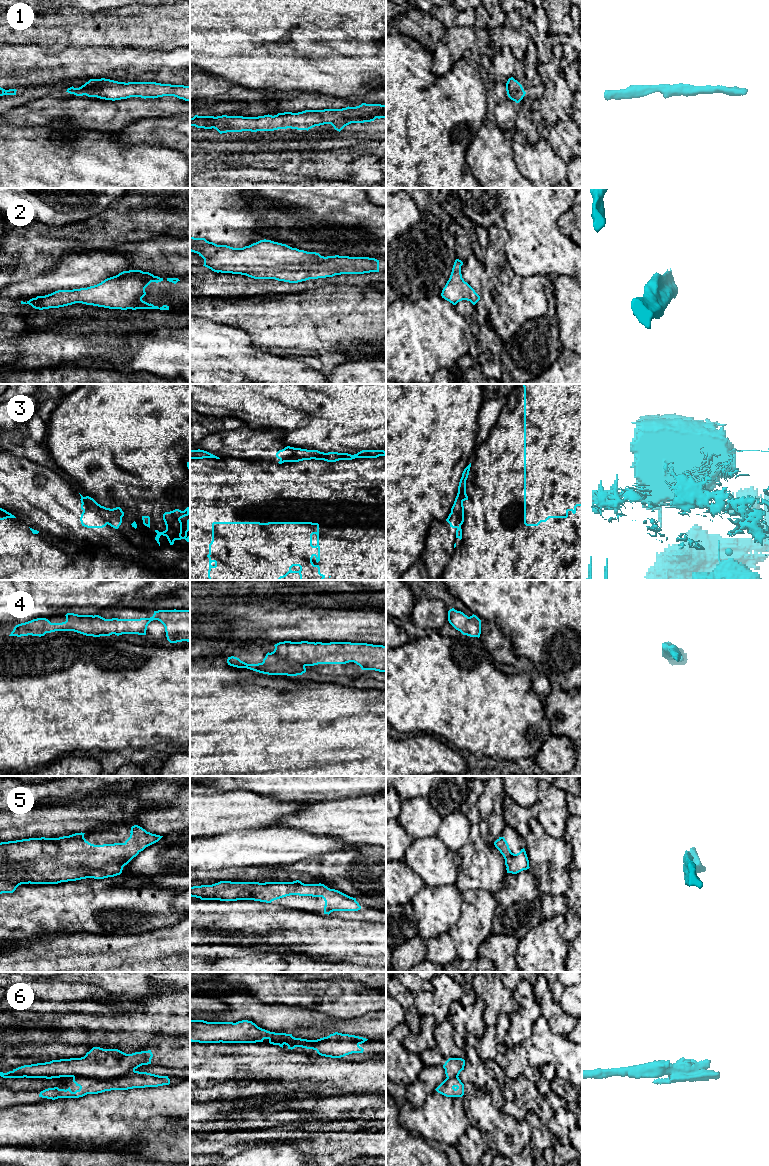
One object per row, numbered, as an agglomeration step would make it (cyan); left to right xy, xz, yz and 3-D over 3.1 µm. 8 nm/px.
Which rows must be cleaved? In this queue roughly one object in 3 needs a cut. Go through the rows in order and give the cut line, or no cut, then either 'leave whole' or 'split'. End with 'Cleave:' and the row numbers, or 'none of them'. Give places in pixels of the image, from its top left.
1: no cut | leave whole
2: no cut | leave whole
3: xy (81, 497), (107, 523) | split
4: no cut | leave whole
5: no cut | leave whole
6: xy (134, 1069), (119, 1077), (112, 1078), (73, 1077) | split
Cleave: 3, 6

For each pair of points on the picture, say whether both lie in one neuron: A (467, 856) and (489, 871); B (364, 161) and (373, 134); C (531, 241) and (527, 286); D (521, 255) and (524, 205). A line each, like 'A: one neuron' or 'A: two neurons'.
A: one neuron
B: two neurons
C: two neurons
D: one neuron

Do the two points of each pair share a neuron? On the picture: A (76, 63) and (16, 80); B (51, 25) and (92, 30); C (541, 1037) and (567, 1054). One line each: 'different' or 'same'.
A: same
B: same
C: same

